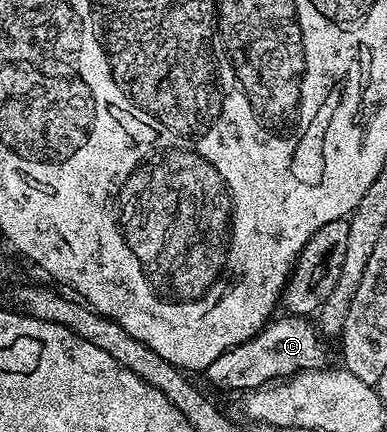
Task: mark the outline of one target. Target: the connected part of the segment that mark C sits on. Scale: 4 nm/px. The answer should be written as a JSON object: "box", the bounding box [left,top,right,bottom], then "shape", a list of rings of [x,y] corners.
{"box":[201,317,327,393],"shape":[[[307,317],[279,318],[272,318],[252,339],[221,353],[213,365],[206,367],[201,375],[207,378],[208,385],[219,391],[246,393],[267,383],[288,379],[299,371],[320,370],[326,364],[323,362],[327,359],[327,351],[323,348],[324,336],[316,331],[314,322]]]}

